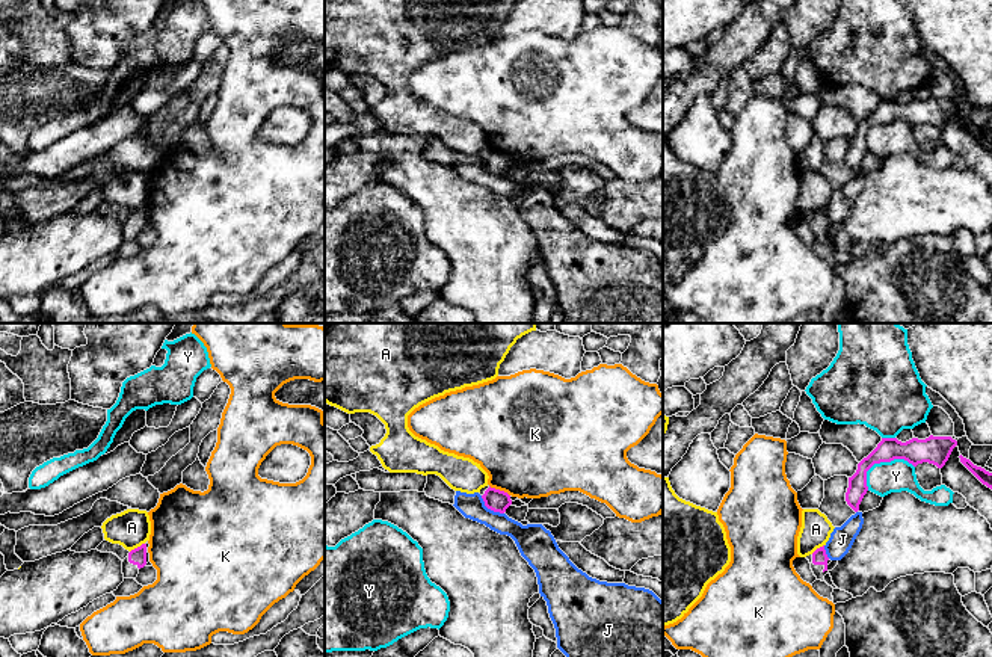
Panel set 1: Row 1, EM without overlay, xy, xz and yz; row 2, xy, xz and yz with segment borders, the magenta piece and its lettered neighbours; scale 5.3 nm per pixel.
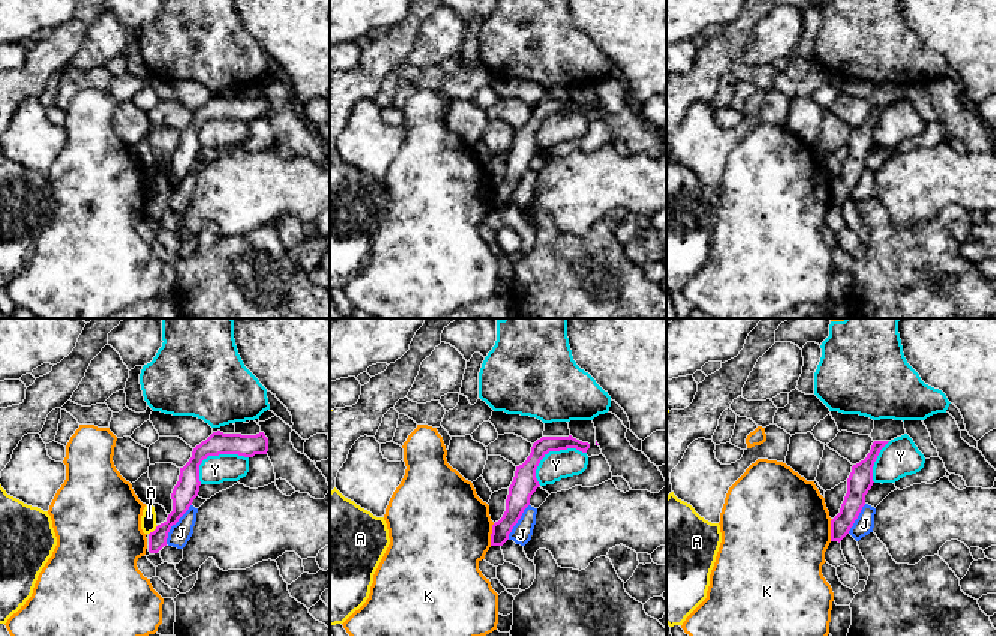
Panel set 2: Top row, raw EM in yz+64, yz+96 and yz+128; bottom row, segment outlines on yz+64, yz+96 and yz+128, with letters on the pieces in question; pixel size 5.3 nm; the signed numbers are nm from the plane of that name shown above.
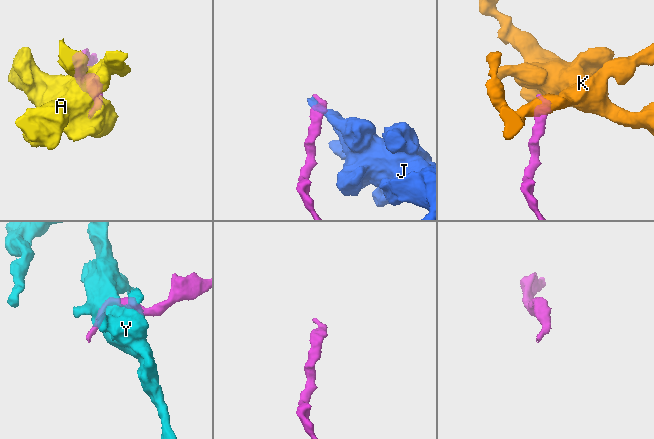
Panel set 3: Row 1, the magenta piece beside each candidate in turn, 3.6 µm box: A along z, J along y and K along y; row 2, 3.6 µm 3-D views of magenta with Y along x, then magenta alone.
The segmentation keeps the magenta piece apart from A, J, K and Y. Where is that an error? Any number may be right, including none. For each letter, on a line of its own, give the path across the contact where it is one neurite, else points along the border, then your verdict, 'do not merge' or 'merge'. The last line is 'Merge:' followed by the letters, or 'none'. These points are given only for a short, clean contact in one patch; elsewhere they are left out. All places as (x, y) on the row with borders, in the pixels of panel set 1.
A: along xy (144, 542), (130, 552) | do not merge
J: do not merge
K: along xz (489, 485), (503, 490), (509, 496) | do not merge
Y: do not merge
Merge: none

